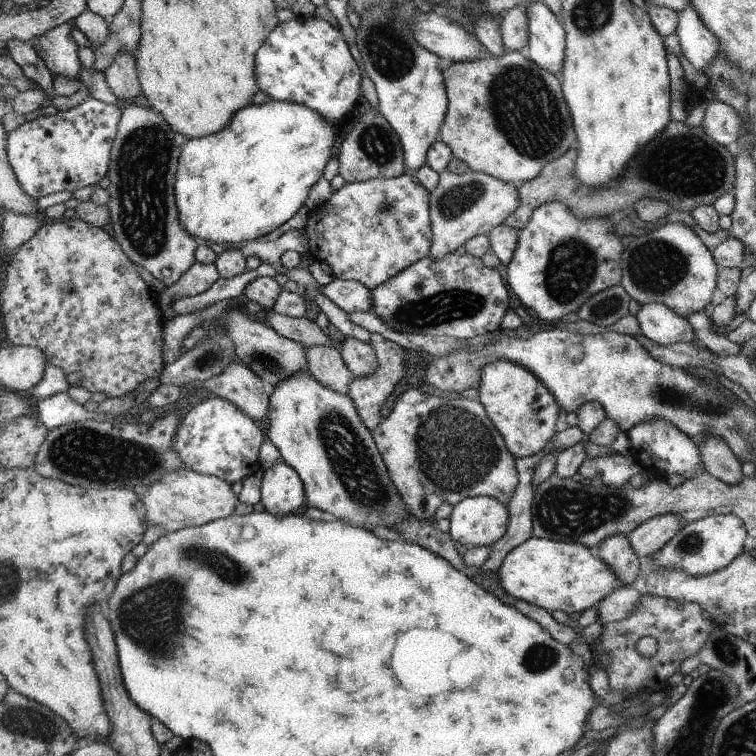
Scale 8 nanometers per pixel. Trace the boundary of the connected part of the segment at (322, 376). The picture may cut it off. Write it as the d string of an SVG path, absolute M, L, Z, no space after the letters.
M304 344L302 346L305 348L305 354L308 358L309 363L309 374L314 376L318 382L322 383L324 387L336 392L340 395L348 395L350 389L348 386L355 380L352 372L346 367L346 364L341 358L340 352L332 347L314 346L306 347Z

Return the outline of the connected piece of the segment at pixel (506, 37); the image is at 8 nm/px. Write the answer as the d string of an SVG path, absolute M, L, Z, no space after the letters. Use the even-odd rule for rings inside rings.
M517 5L502 16L502 40L508 52L518 51L528 45L530 34L527 28L525 6Z

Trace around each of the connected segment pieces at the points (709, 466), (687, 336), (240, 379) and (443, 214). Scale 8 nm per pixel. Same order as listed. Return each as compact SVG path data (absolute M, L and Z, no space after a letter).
M709 437L699 444L702 452L704 470L729 486L737 486L743 480L741 463L734 457L731 449L717 437Z
M661 303L642 305L637 319L646 338L659 346L692 341L696 338L690 322Z
M238 359L234 360L223 374L212 378L208 390L215 397L227 399L256 422L268 417L270 397L264 390L263 381L238 362Z
M445 169L439 174L439 186L436 186L436 189L430 192L430 204L433 240L428 258L442 261L458 248L466 246L467 242L471 241L472 238L479 235L487 235L503 224L519 208L520 194L516 190L515 184L501 182L488 174L468 170L465 174L456 175Z

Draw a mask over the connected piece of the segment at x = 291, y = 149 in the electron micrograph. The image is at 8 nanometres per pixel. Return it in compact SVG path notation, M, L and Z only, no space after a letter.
M268 102L263 106L249 105L235 115L231 124L212 136L190 140L181 158L175 189L180 217L187 232L208 245L239 245L240 242L261 240L280 229L304 204L308 190L320 178L324 164L330 160L330 148L336 132L319 111L299 103Z

